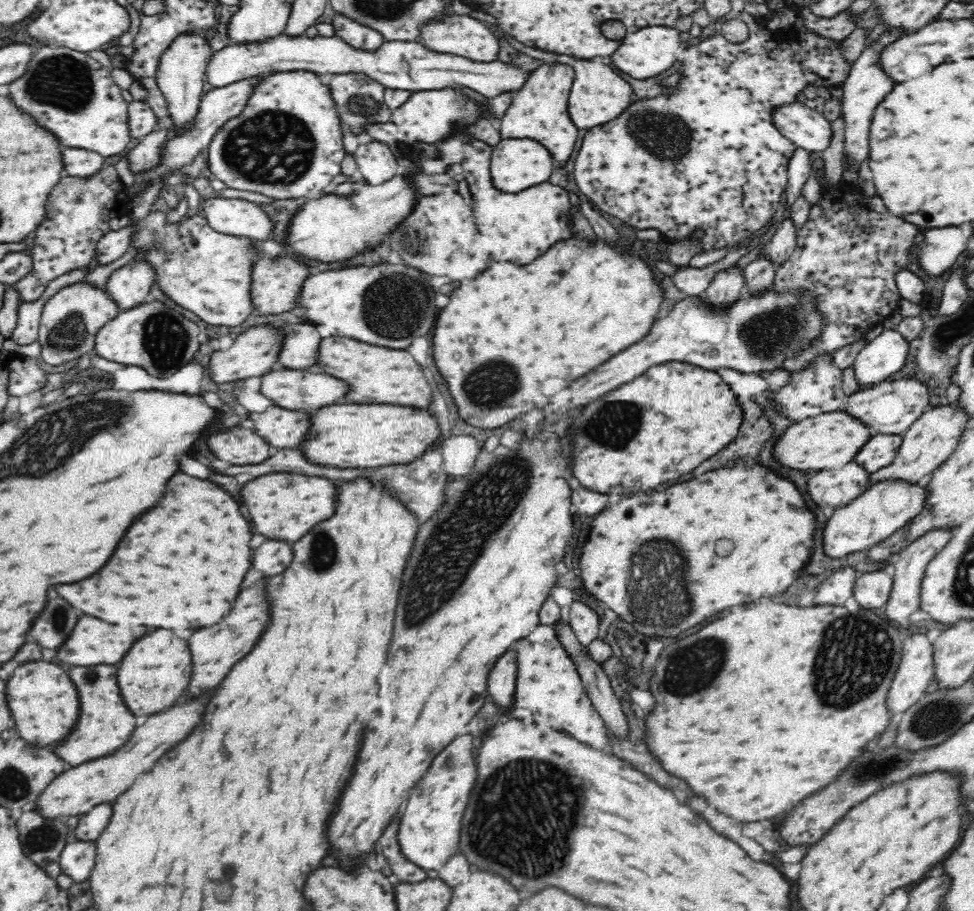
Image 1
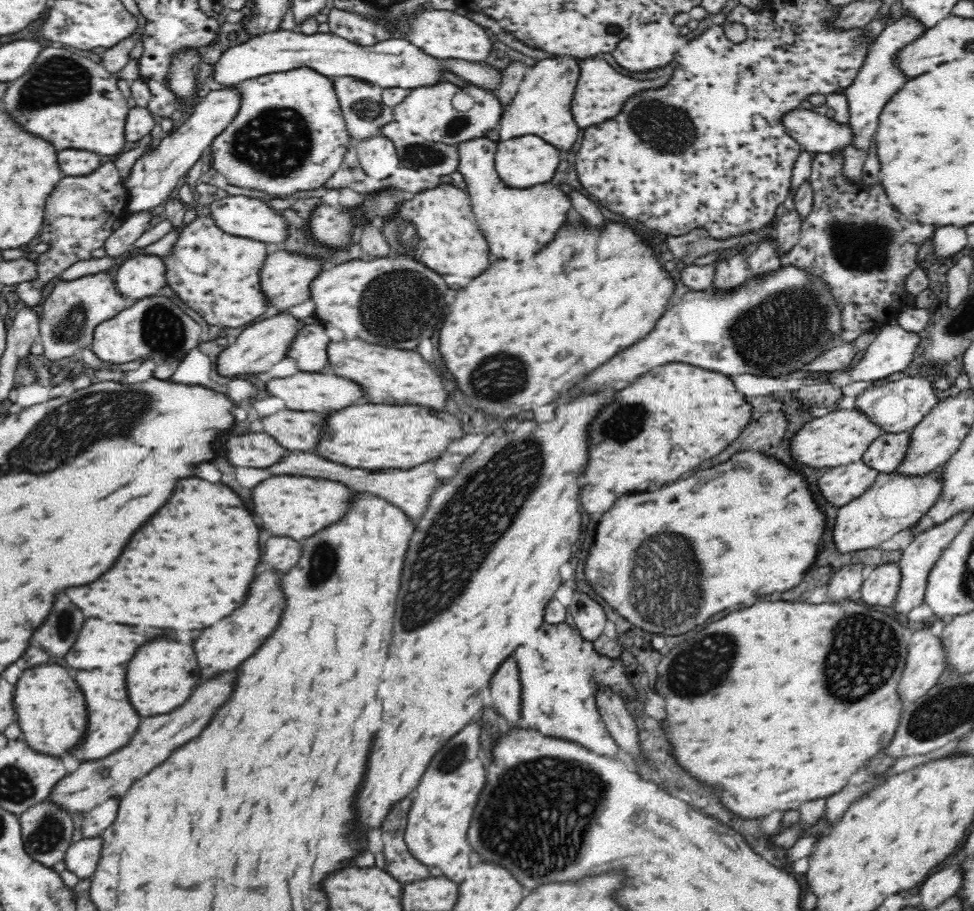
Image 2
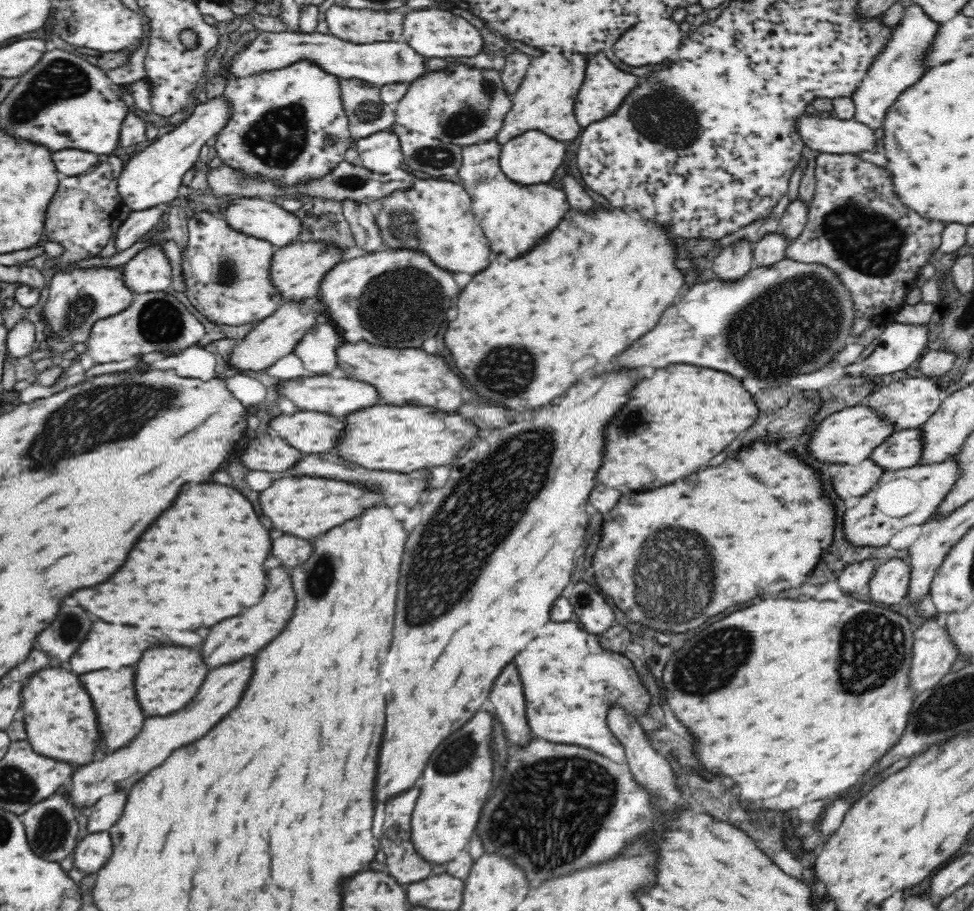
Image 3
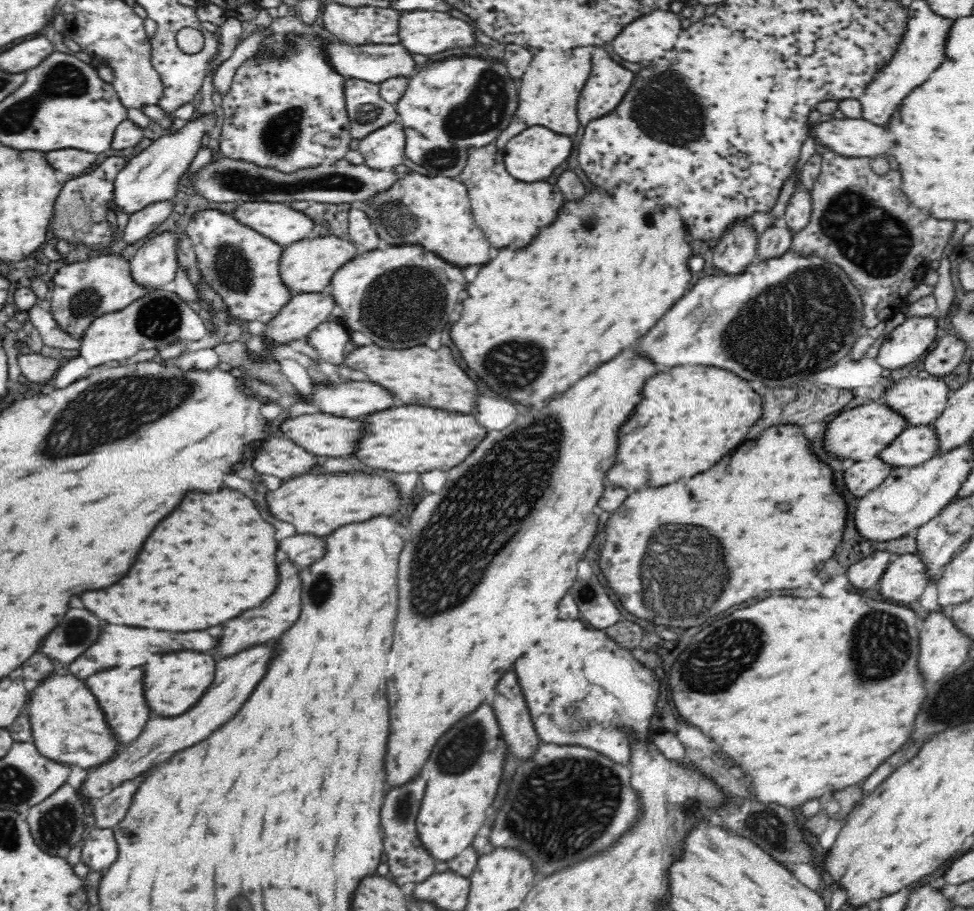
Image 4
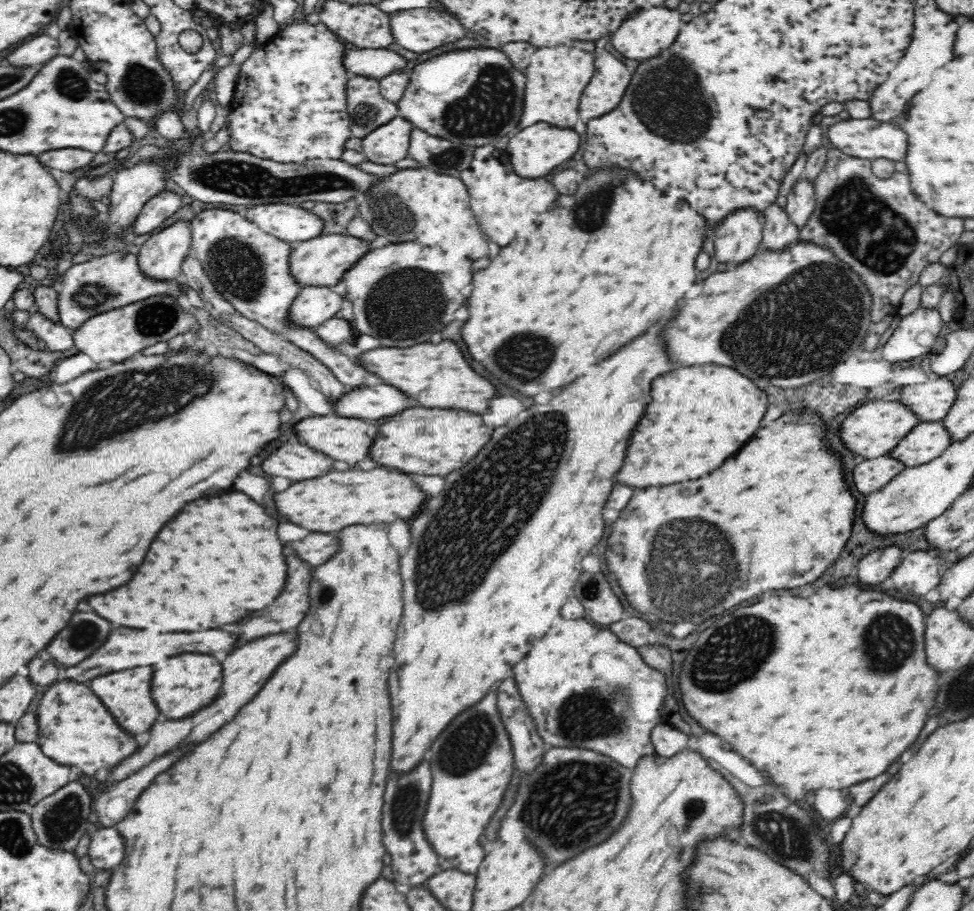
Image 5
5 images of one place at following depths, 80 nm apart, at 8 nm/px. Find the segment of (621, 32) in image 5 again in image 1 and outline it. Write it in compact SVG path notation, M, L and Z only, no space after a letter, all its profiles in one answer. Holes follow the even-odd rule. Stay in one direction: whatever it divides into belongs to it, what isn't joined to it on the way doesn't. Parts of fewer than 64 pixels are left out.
M649 26L634 34L626 34L618 50L611 54L614 66L638 80L662 74L676 62L676 52L680 46L680 34L674 27Z

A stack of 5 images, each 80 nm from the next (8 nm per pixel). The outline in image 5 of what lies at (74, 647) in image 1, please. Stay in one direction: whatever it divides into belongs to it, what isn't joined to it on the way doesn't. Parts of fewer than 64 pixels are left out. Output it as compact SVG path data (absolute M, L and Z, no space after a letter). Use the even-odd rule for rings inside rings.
M114 628L110 632L110 636L106 638L106 642L92 654L88 656L84 662L72 666L66 670L66 676L70 680L78 680L78 682L86 682L92 680L96 676L102 674L110 674L116 670L128 670L128 668L136 668L136 666L150 666L156 664L168 656L178 654L180 650L186 652L202 652L202 654L212 654L216 650L222 652L232 652L236 648L236 640L232 634L222 632L222 630L204 630L204 632L188 632L188 634L152 634L148 630L134 630L134 628Z

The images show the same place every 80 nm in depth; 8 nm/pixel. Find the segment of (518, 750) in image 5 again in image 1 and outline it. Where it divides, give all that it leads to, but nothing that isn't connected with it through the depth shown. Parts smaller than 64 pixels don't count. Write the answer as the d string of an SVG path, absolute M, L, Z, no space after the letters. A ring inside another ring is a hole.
M508 650L500 656L488 676L488 692L500 706L510 706L516 686L516 652Z

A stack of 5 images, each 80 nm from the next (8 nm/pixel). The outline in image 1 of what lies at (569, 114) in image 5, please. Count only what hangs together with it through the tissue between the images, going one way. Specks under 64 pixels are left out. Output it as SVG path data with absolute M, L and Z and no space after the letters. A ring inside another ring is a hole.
M544 64L530 72L528 80L514 93L512 104L497 122L502 139L530 138L550 151L557 168L565 166L572 154L580 129L574 126L568 114L568 94L572 88L574 70L566 64Z

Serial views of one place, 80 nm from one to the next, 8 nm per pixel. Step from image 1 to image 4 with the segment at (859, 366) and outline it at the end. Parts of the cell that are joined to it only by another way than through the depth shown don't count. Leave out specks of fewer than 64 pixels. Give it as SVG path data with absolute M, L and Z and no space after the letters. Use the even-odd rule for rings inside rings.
M935 317L908 318L884 336L874 360L886 372L918 361L936 336Z

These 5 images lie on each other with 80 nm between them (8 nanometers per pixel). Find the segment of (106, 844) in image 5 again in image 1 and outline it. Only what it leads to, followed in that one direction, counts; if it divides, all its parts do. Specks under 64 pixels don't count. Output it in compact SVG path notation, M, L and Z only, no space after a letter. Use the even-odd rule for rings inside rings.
M75 841L64 846L58 858L60 872L72 878L74 883L89 880L96 857L95 845L88 841Z

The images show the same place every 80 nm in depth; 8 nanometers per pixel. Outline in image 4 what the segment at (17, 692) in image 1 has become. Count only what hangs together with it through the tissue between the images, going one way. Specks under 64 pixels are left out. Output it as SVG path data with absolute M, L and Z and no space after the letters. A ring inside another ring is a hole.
M72 674L48 676L48 680L42 680L42 684L38 684L34 692L28 694L28 698L31 732L42 756L54 758L59 763L75 764L80 768L94 768L122 750L122 744L118 744L112 736L94 694Z

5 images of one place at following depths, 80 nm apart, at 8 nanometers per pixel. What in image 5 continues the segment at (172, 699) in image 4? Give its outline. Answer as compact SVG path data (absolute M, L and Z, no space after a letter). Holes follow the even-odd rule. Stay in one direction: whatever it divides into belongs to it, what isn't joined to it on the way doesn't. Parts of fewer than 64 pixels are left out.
M182 654L172 656L170 660L158 662L154 666L152 698L164 716L180 720L210 704L210 700L214 700L214 696L218 694L220 686L222 686L222 668L214 656Z

